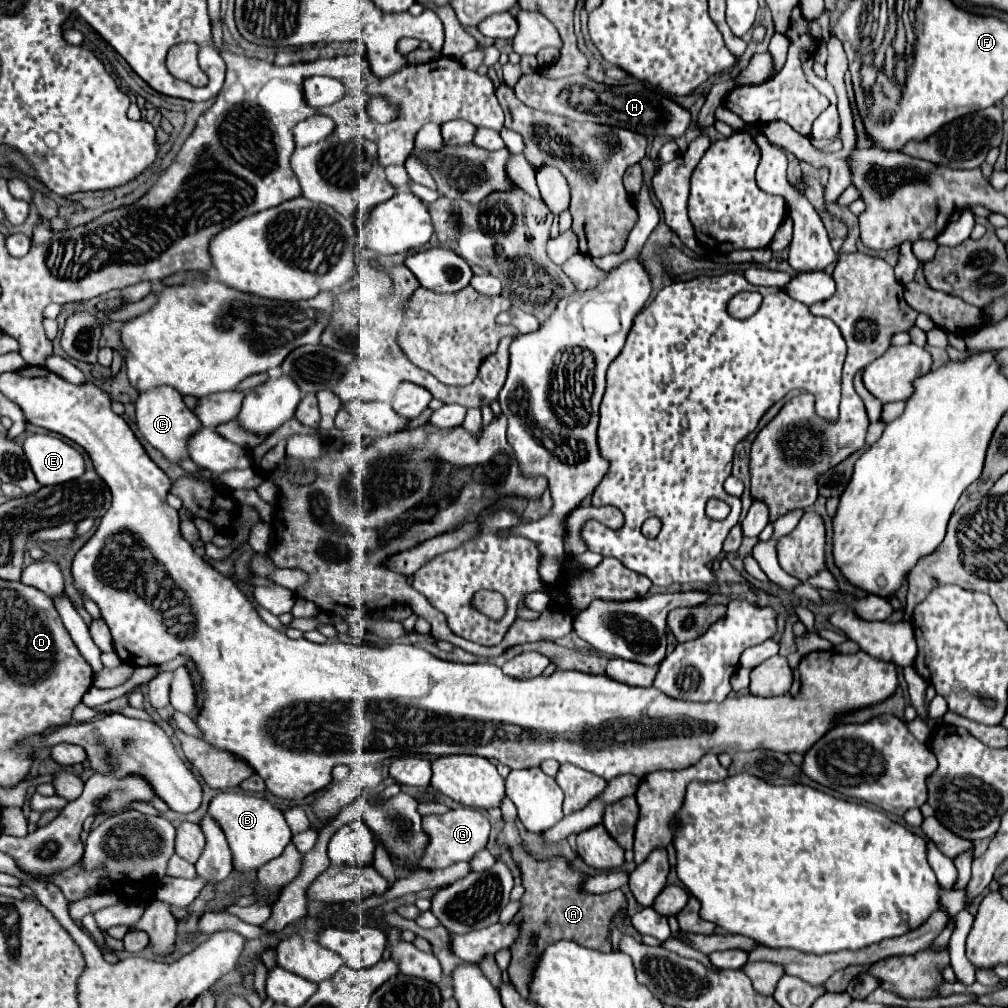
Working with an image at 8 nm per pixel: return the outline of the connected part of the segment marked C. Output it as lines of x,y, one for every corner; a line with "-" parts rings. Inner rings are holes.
154,388
152,392
140,392
136,400
136,424
142,436
148,444
152,444
156,450
160,450
170,462
178,462
180,458
188,458
186,452
186,438
194,434
198,428
202,428
200,420
192,416
192,410
186,408
182,402
180,392
174,388

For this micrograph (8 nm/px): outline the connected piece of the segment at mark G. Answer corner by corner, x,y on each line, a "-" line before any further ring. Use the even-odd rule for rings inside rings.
454,808
448,810
444,814
428,814
422,816
422,824
424,824
424,832
428,832
428,848
424,850
424,856
418,860
418,868
424,870
436,870
436,868
446,868
452,866
456,862
468,862
478,850
482,850
488,842
488,834
490,834
490,822
488,816
480,810
476,812
476,808

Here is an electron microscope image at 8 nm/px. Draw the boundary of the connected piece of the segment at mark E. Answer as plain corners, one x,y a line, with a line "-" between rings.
30,434
22,448
42,486
62,484
84,474
82,454
52,434

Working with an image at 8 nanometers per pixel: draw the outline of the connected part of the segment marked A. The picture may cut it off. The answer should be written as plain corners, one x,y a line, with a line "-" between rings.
508,796
500,802
500,810
504,820
504,830
500,832
498,842
514,848
514,860
522,870
522,886
526,888
522,896
522,910
514,916
522,934
518,942
512,946
512,960
508,966
508,974
516,992
520,992
522,998
526,998
534,964
548,944
558,940
572,940
580,946
590,946
602,952
610,952
612,950
612,940
608,936
610,922
616,914
622,912
622,908
626,906
626,898
620,890
606,892
606,894
582,894
578,886
584,882
586,876
572,870
568,862
562,858
536,862
520,848
520,836
516,830
516,806
512,804
512,800
508,800

